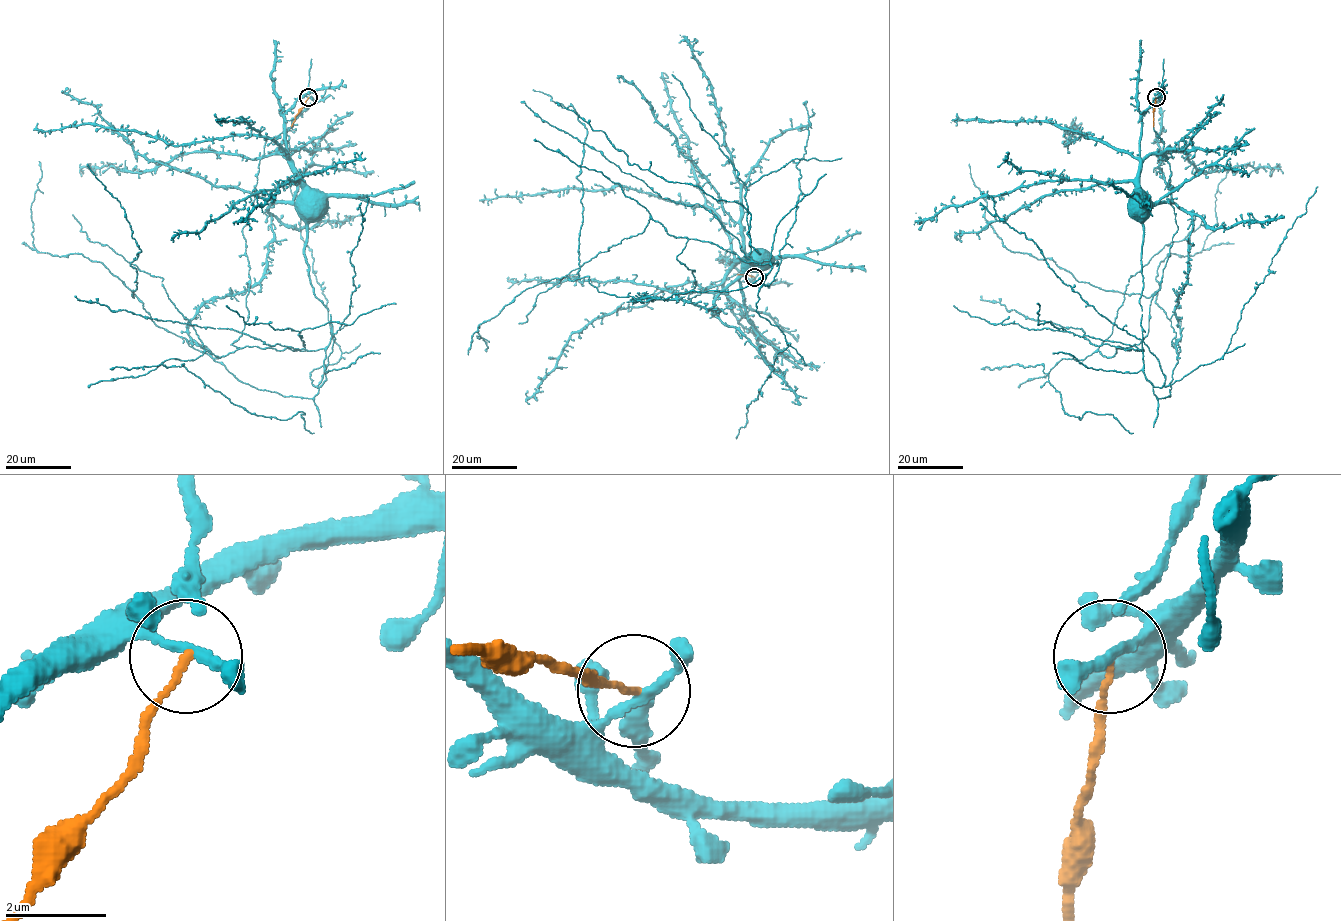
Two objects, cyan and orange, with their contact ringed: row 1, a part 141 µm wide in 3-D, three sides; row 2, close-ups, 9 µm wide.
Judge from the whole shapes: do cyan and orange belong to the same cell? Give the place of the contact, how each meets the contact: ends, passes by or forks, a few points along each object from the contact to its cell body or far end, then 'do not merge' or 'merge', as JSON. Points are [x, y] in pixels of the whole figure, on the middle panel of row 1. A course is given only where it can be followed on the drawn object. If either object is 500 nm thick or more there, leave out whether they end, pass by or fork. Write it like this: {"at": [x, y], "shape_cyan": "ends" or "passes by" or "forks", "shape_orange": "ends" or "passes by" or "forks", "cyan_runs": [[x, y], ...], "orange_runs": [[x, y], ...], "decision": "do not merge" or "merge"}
{"at": [754, 277], "shape_cyan": "passes by", "shape_orange": "ends", "cyan_runs": [[754, 277], [747, 279], [731, 262], [746, 260], [754, 252], [759, 252]], "orange_runs": [[754, 277], [737, 274]], "decision": "merge"}

